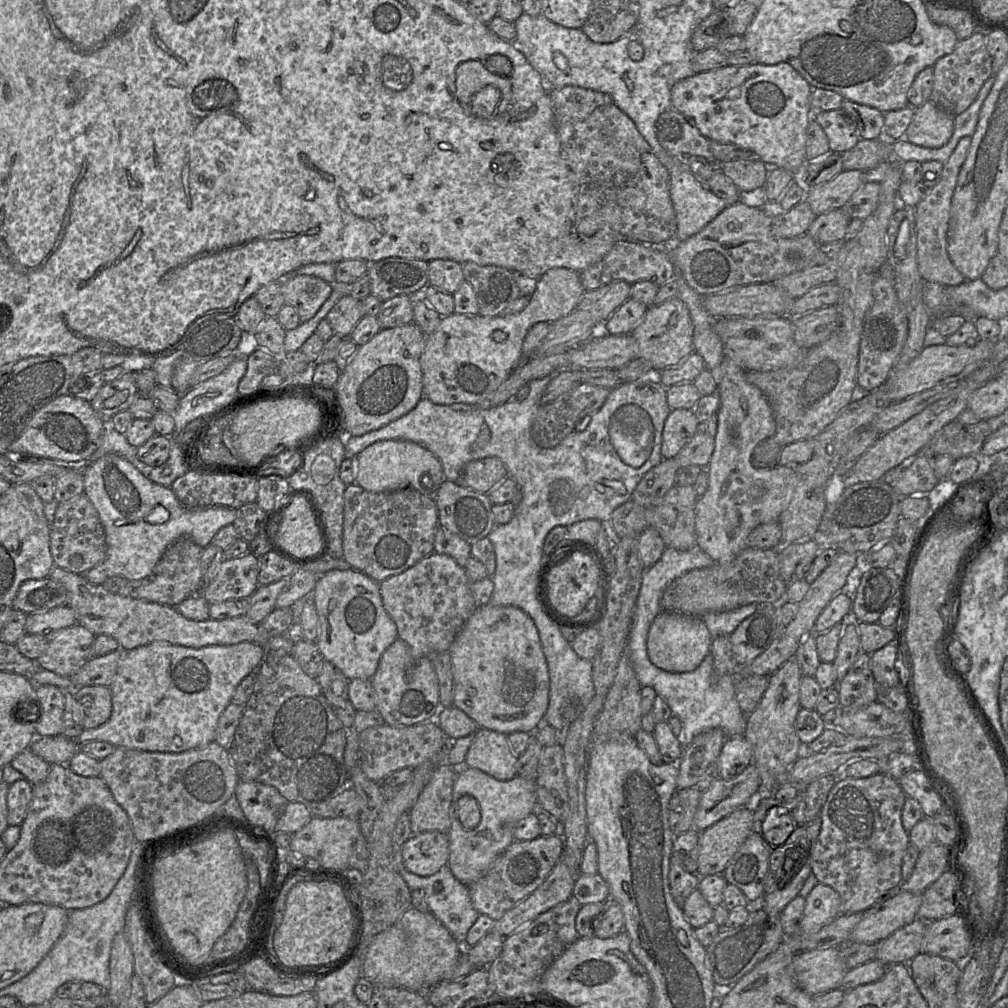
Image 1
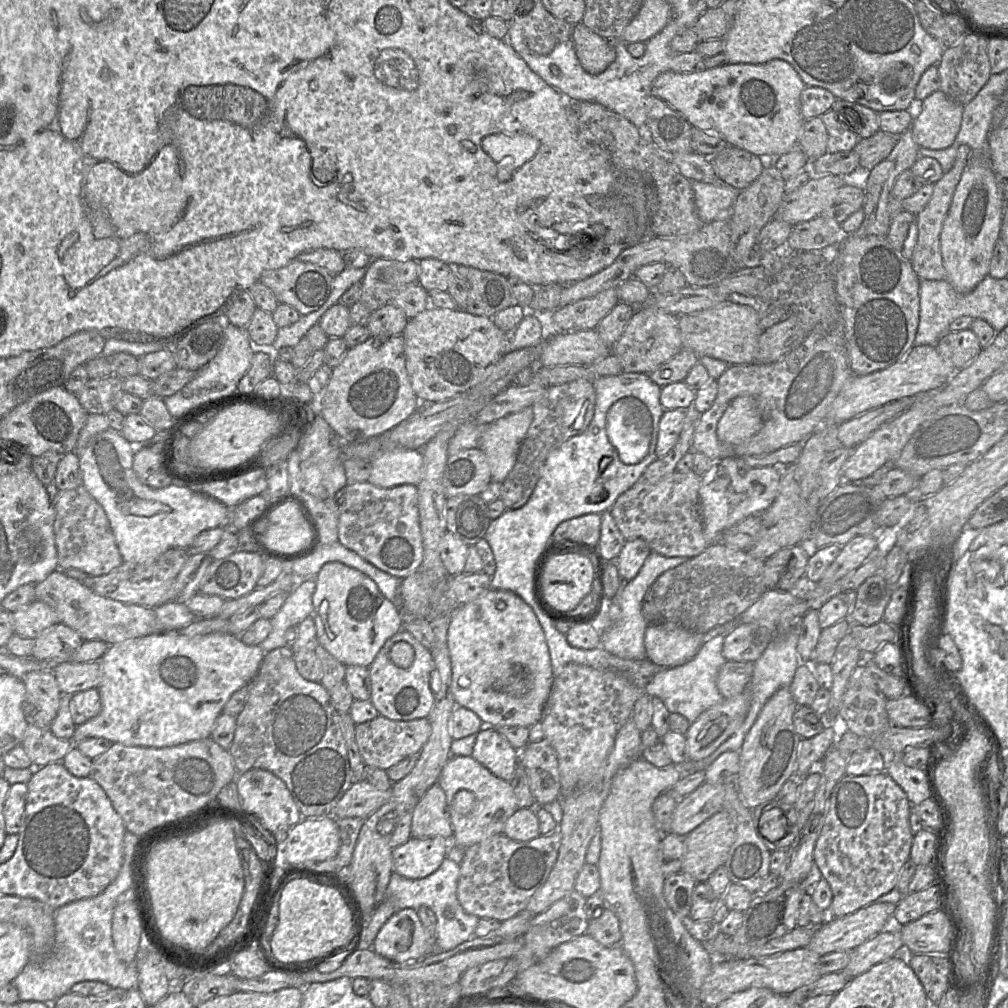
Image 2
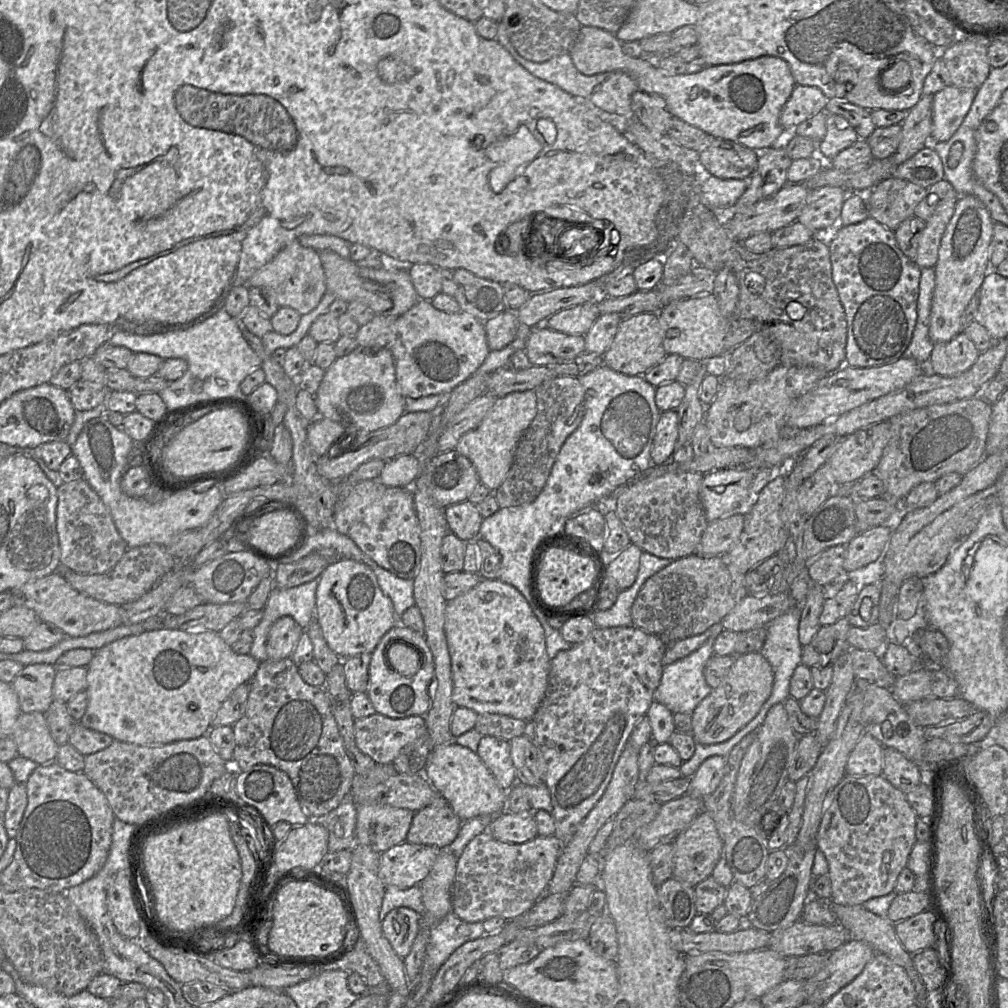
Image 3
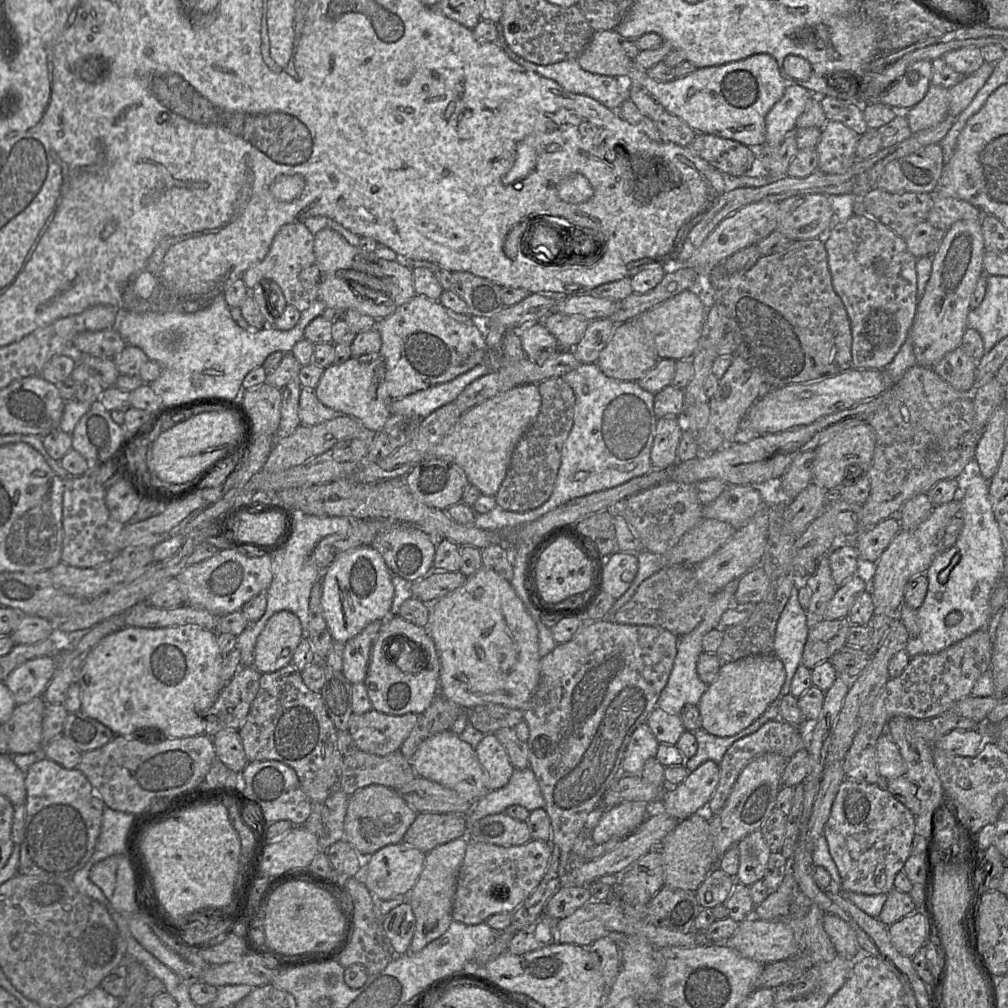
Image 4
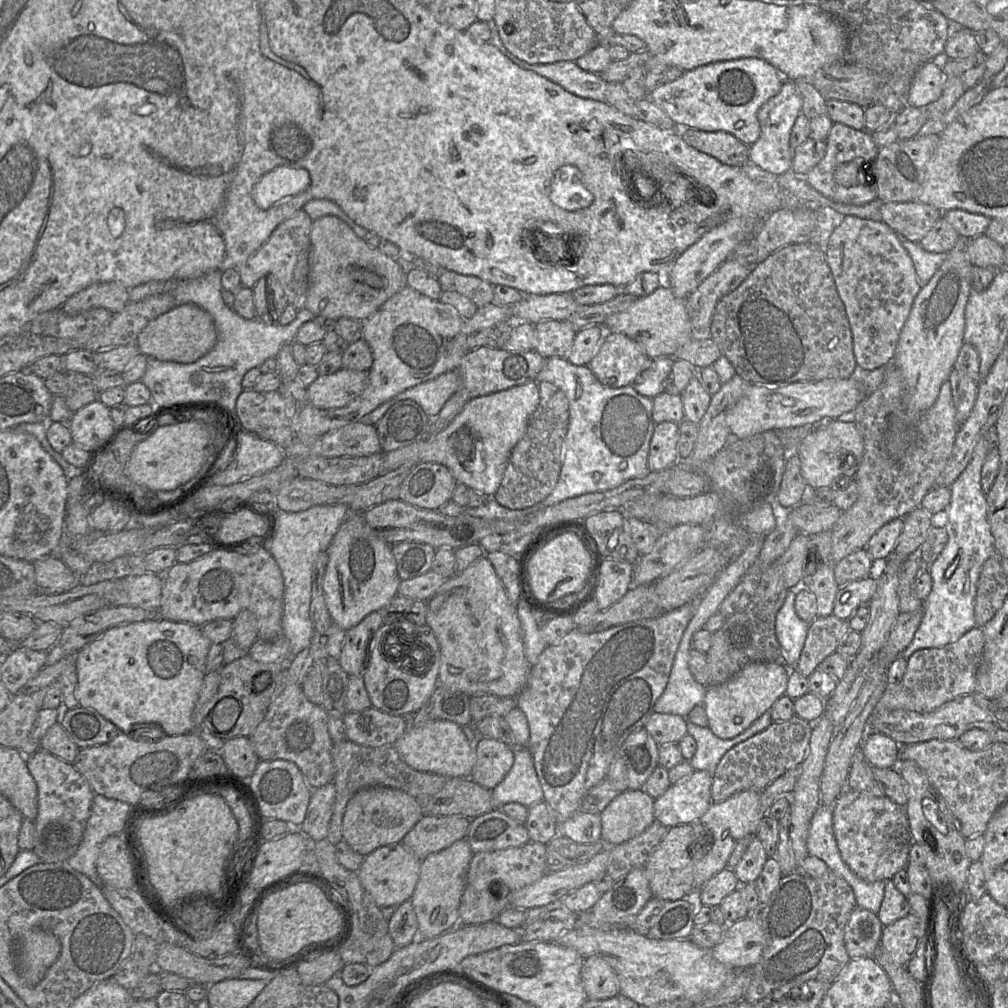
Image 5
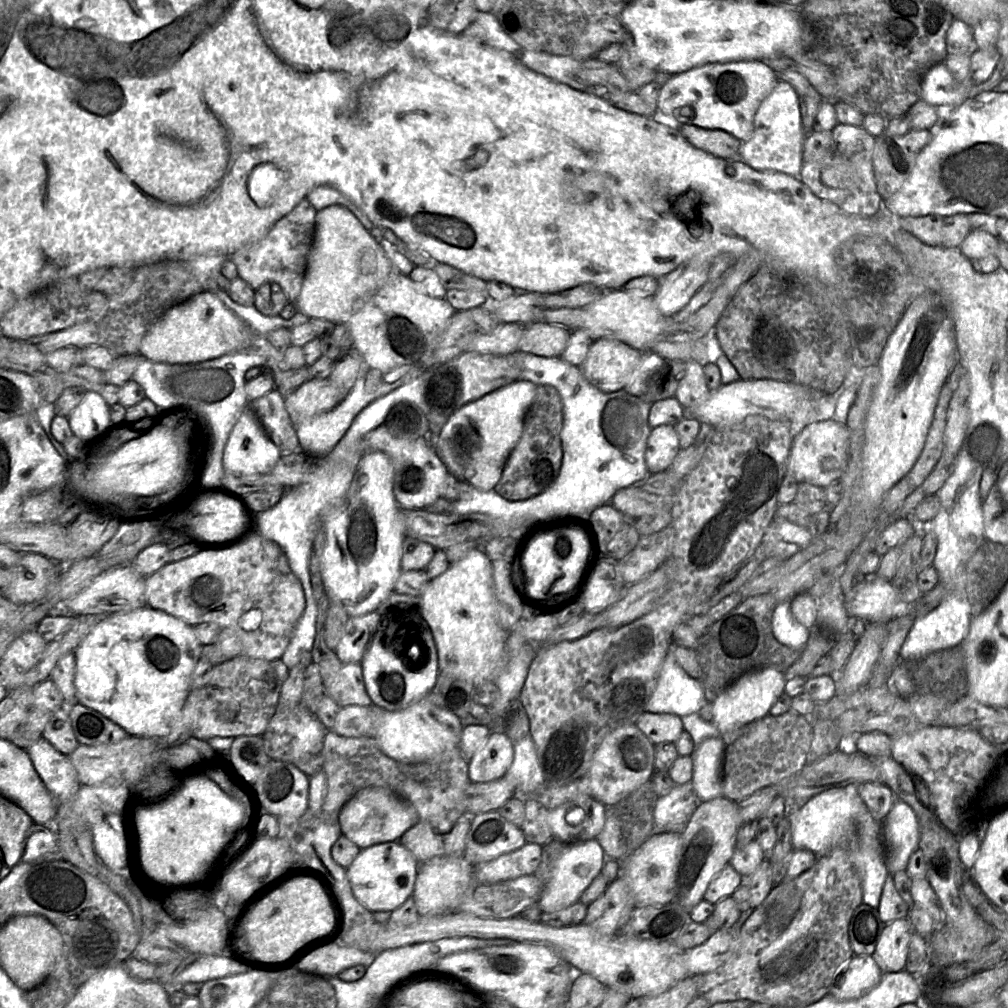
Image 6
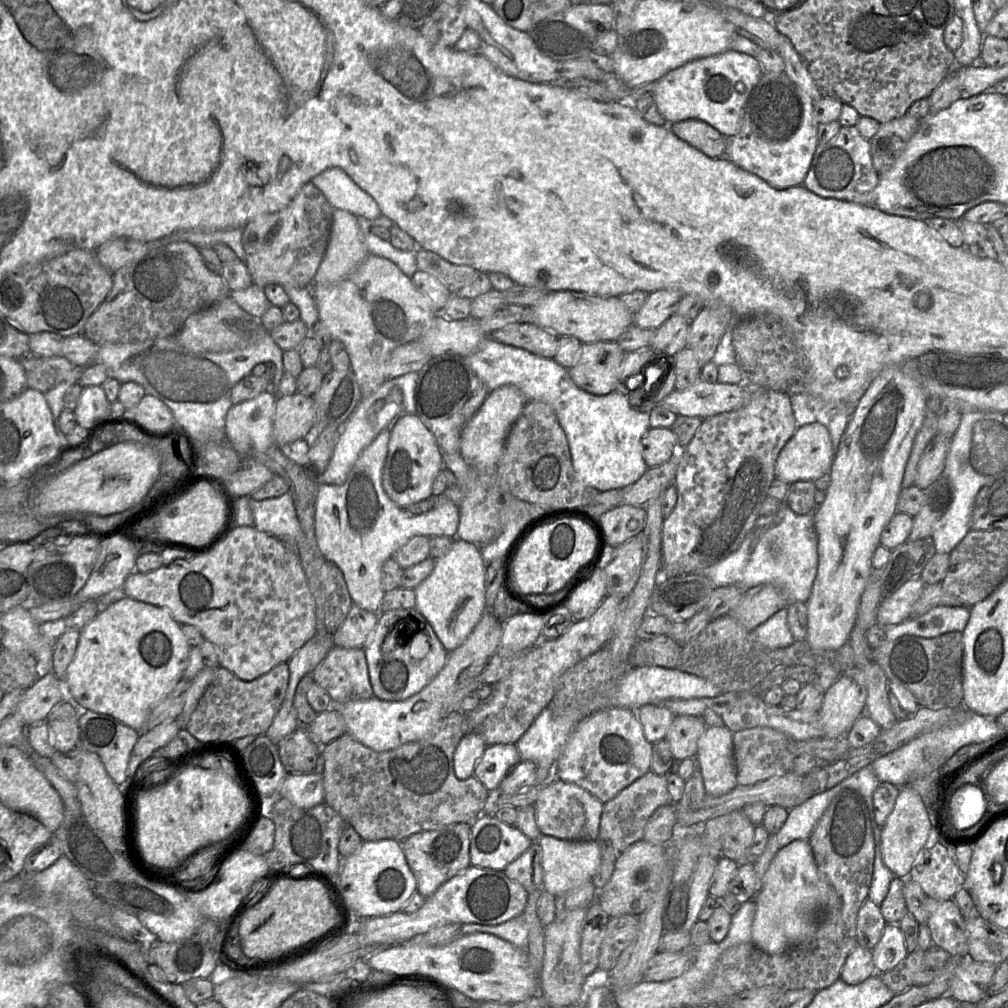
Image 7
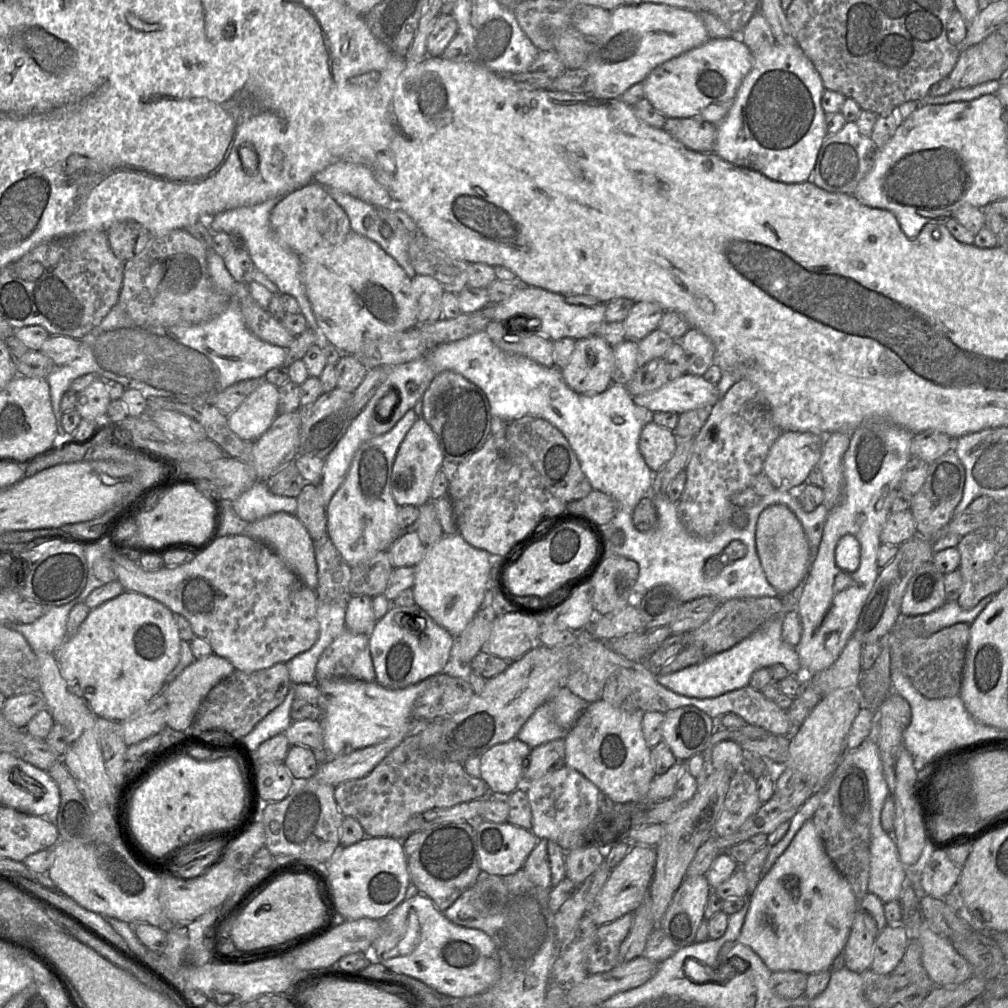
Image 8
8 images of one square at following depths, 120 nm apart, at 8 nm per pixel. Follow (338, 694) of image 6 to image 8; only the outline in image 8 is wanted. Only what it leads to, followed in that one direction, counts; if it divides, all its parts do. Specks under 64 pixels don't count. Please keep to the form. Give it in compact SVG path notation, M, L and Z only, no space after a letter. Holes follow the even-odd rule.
M345 630L325 649L316 665L315 683L334 678L375 681L368 635Z

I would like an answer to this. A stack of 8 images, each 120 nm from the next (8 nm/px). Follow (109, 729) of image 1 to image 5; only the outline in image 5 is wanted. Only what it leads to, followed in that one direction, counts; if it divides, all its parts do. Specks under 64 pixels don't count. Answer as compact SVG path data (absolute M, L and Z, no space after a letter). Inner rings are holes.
M156 618L112 627L106 630L96 640L85 645L75 655L77 673L76 699L78 701L78 706L93 708L105 719L116 725L121 732L125 733L131 739L138 739L138 737L136 737L138 731L151 732L155 737L153 739L162 739L164 734L167 736L175 736L190 733L193 731L193 709L197 702L203 679L207 674L206 657L211 644L211 641L203 634L200 627L186 622L173 622L162 618Z

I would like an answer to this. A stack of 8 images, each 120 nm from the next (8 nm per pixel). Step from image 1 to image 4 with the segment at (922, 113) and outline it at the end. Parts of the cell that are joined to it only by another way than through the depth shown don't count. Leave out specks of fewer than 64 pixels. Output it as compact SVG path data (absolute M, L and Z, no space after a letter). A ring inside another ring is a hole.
M984 62L977 71L969 76L965 76L957 85L948 89L948 115L957 117L967 108L974 96L990 77L993 72L994 65L995 63Z

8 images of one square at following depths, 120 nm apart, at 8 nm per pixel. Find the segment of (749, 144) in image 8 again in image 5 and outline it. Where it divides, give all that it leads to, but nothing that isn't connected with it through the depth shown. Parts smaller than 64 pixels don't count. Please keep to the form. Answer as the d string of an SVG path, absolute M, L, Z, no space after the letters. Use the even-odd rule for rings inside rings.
M784 80L780 91L768 99L758 111L760 135L756 142L749 146L751 164L777 176L791 171L794 151L790 147L790 134L800 113L802 113L802 98L796 84L791 80Z

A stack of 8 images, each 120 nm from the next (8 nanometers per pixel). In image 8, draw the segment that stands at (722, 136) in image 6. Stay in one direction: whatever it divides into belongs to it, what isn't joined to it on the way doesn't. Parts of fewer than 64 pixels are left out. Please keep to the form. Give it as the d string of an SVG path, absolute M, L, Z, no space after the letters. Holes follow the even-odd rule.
M697 117L667 118L663 129L686 148L698 152L714 152L716 125Z

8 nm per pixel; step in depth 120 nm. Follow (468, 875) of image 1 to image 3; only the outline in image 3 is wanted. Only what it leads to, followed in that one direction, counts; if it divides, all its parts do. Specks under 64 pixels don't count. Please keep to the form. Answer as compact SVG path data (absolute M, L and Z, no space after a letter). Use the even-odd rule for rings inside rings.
M455 739L447 744L434 747L425 766L424 776L462 821L507 811L508 791L498 784L477 753L457 744Z

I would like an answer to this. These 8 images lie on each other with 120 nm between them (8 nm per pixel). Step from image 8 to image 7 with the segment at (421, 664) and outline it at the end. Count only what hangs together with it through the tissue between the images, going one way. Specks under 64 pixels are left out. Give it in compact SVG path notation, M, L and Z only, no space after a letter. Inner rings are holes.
M415 607L379 613L377 625L365 645L364 651L373 695L385 701L403 701L421 691L443 668L449 653L442 645L429 622ZM410 618L420 621L419 632L416 627L409 623L404 623L403 630L401 630L401 623L398 623L398 620L404 619L406 621ZM390 632L393 633L397 646L391 651L385 652L382 645ZM418 635L424 643L424 650L420 655L416 655L415 652L416 641L414 638Z

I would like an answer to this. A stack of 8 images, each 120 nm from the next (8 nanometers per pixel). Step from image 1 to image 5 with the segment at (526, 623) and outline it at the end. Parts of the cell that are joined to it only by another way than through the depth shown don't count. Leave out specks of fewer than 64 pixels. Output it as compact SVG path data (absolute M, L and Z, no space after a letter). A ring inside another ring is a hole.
M485 555L464 571L446 579L427 601L426 625L432 629L440 647L439 684L471 696L487 693L517 697L524 689L531 666L524 654L517 608L509 601L491 562Z

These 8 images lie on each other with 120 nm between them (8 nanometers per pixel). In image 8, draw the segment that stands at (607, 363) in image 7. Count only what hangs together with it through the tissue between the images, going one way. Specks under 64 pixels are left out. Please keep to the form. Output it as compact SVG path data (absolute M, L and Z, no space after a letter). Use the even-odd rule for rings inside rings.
M591 335L576 340L572 356L561 369L567 386L579 394L600 394L613 383L614 351L603 338Z

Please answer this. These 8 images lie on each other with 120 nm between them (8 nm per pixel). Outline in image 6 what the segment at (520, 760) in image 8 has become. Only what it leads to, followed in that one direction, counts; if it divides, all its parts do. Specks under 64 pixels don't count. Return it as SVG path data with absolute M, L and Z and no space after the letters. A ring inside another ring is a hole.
M493 731L468 761L468 777L473 783L484 783L503 777L514 757L513 742L504 731Z

